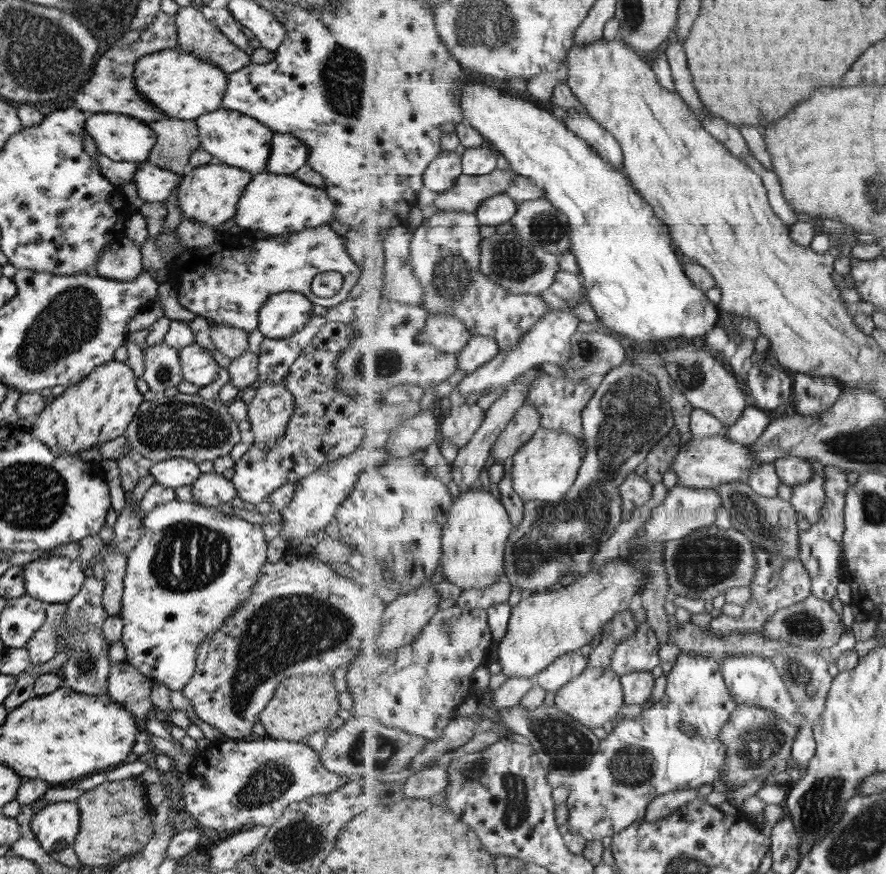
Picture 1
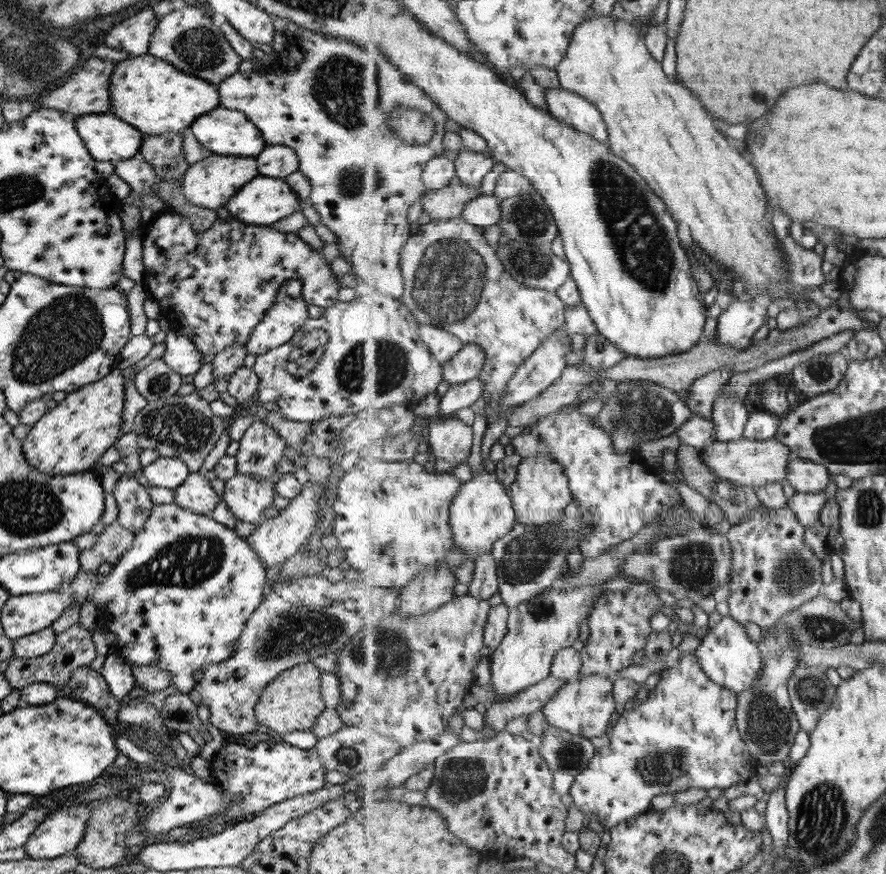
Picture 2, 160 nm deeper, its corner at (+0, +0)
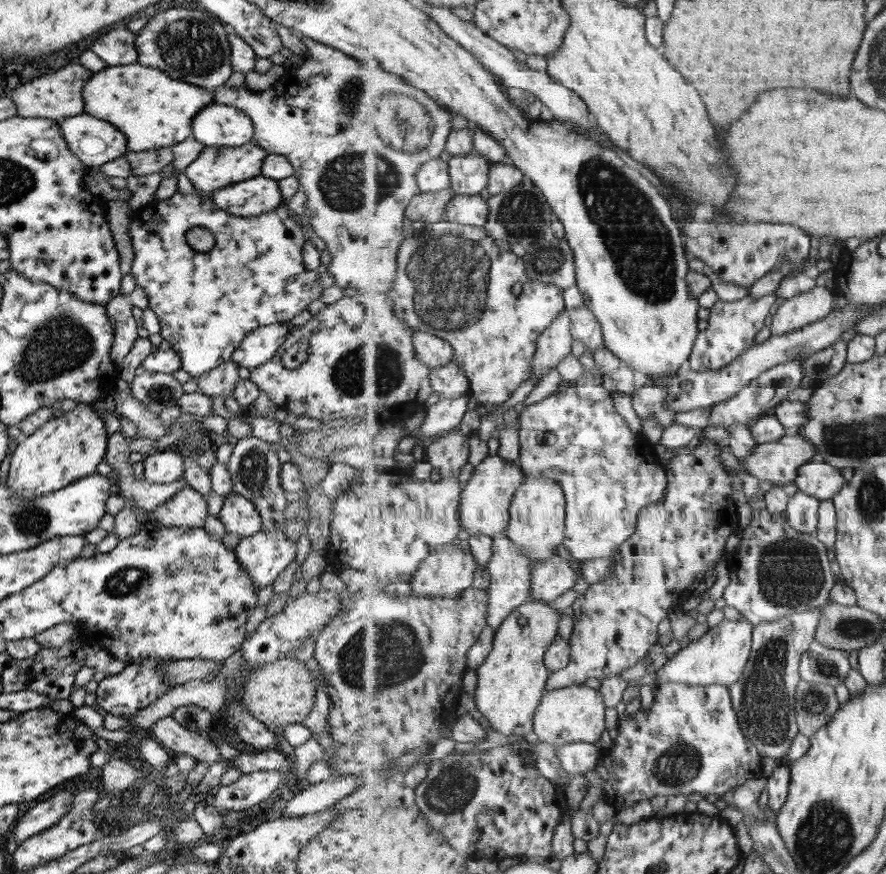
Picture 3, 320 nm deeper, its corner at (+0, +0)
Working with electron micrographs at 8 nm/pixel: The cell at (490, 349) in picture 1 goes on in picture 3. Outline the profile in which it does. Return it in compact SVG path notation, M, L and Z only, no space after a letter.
M454 361L449 365L432 369L431 383L433 391L440 399L457 399L471 392L471 381Z

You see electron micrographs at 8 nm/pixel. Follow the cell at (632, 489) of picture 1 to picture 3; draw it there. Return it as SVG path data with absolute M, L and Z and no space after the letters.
M585 351L579 359L586 369L575 388L565 388L544 400L526 406L520 413L519 464L529 477L552 478L564 490L567 499L566 537L564 546L579 561L611 557L625 541L635 534L641 510L663 501L668 488L668 475L662 463L663 454L643 454L647 441L631 430L621 414L617 414L611 392L603 388L603 377L595 374L594 353Z

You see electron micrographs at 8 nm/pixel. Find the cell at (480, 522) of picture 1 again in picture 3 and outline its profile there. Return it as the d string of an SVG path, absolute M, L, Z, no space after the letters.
M498 454L487 457L473 470L462 493L460 522L469 535L487 535L491 538L506 534L511 522L510 508L516 497L516 492L526 479L527 474L520 464L512 463L509 459Z

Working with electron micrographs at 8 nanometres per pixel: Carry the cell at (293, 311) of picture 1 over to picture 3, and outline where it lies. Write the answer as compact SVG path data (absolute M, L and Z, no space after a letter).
M286 322L260 326L245 335L229 359L237 367L253 369L267 362L279 350L288 333Z

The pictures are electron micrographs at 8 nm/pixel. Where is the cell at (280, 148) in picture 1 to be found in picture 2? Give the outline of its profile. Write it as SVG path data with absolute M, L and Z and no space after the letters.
M269 144L254 158L258 175L269 178L285 178L299 168L297 155L282 144Z

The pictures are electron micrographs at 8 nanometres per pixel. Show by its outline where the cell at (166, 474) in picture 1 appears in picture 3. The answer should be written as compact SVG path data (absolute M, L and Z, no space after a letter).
M169 450L151 452L141 462L142 478L150 483L165 484L182 478L184 458L179 453Z

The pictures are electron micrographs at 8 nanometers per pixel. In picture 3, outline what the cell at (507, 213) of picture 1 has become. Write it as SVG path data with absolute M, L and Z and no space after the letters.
M455 195L446 210L446 220L461 225L483 227L488 216L488 201L481 195Z

